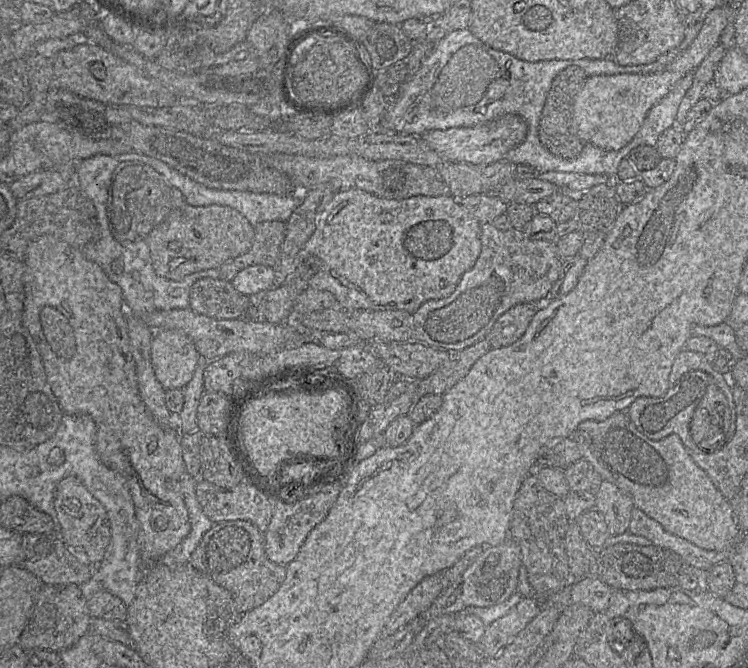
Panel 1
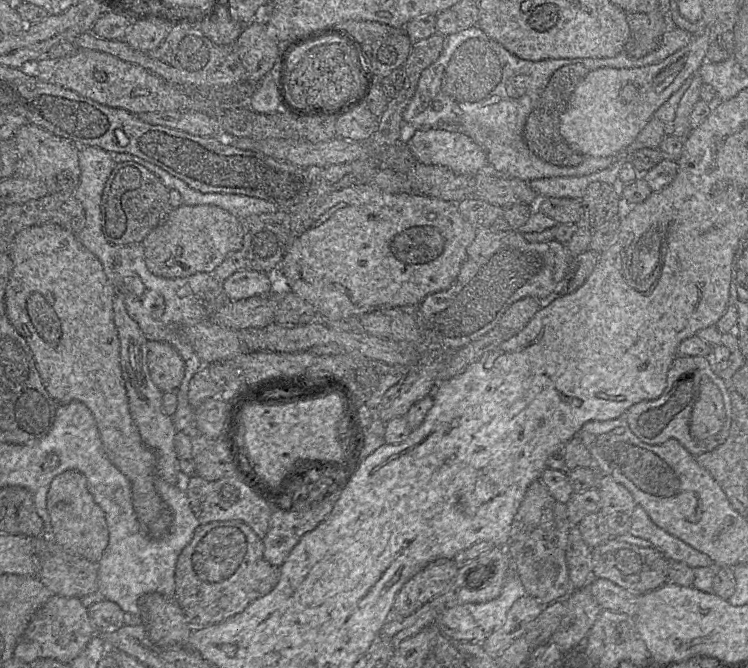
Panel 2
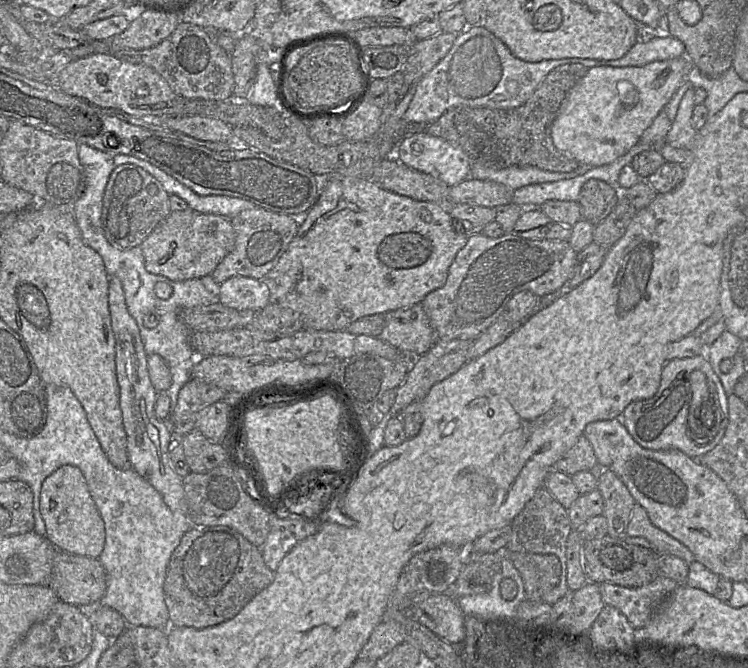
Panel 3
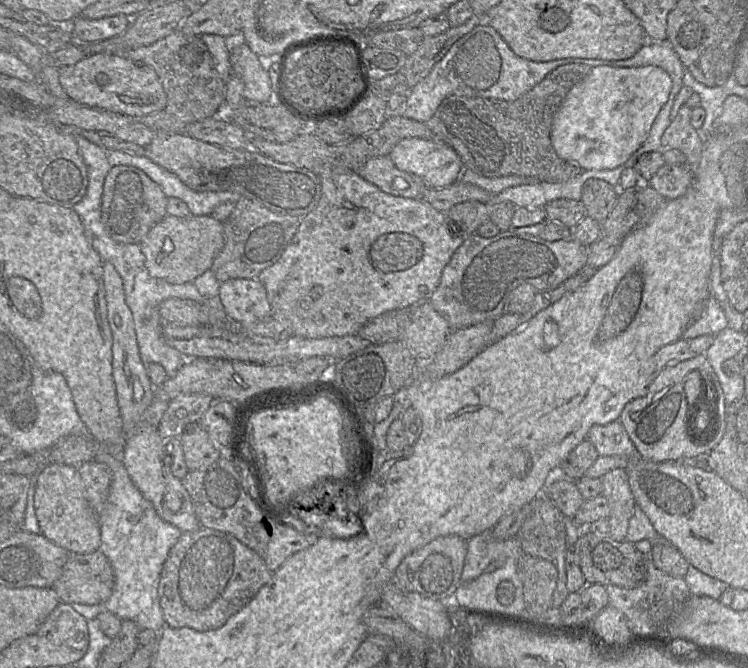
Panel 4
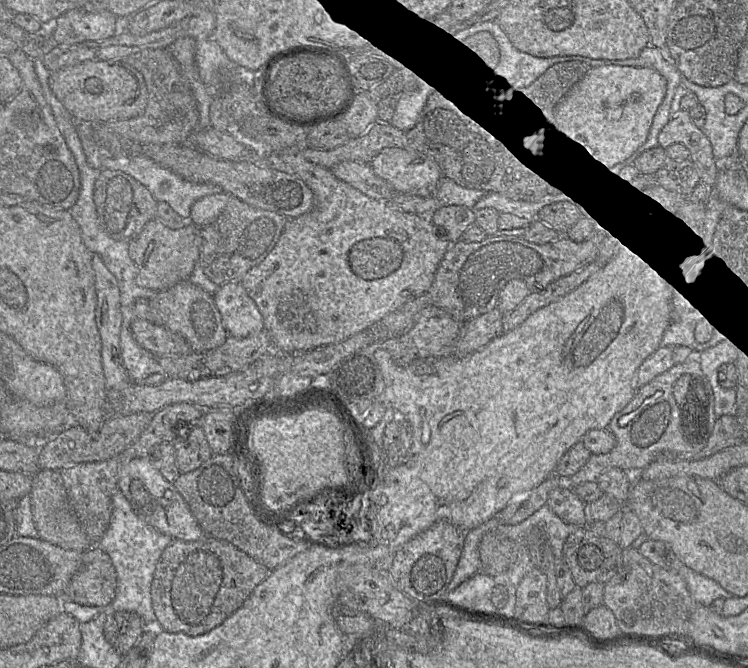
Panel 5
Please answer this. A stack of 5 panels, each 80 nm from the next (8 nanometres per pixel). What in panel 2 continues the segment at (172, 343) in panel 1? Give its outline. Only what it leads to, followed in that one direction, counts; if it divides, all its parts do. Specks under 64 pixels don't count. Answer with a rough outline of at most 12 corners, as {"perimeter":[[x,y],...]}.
{"perimeter":[[149,341],[148,368],[162,392],[177,391],[185,362],[169,343]]}

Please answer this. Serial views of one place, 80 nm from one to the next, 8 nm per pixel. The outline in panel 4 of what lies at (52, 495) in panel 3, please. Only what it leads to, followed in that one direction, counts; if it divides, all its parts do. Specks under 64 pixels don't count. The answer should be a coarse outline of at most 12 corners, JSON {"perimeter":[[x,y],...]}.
{"perimeter":[[78,467],[38,471],[41,534],[71,554],[99,549]]}

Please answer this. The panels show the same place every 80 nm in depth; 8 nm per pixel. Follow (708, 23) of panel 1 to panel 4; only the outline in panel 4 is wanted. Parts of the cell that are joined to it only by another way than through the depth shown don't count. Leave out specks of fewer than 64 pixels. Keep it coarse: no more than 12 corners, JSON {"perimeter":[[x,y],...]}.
{"perimeter":[[592,67],[550,139],[581,170],[624,164],[669,98],[662,68]]}

